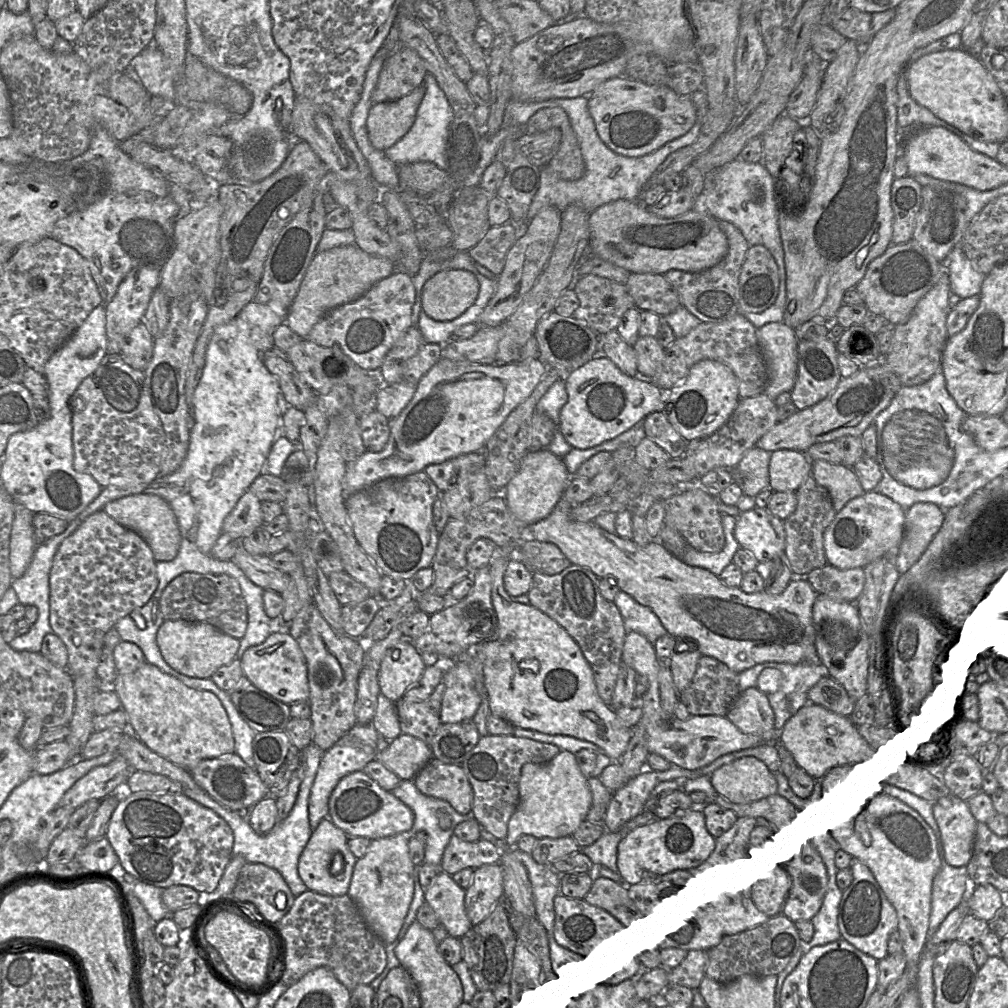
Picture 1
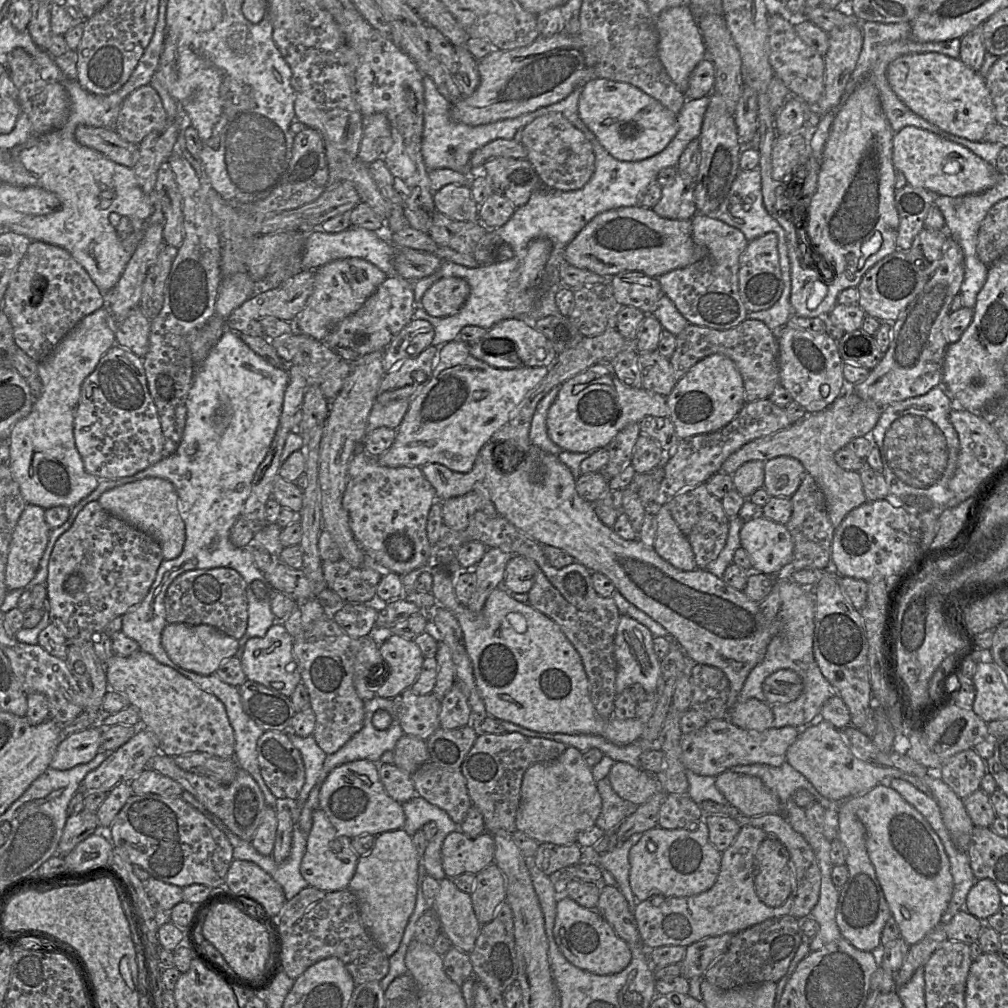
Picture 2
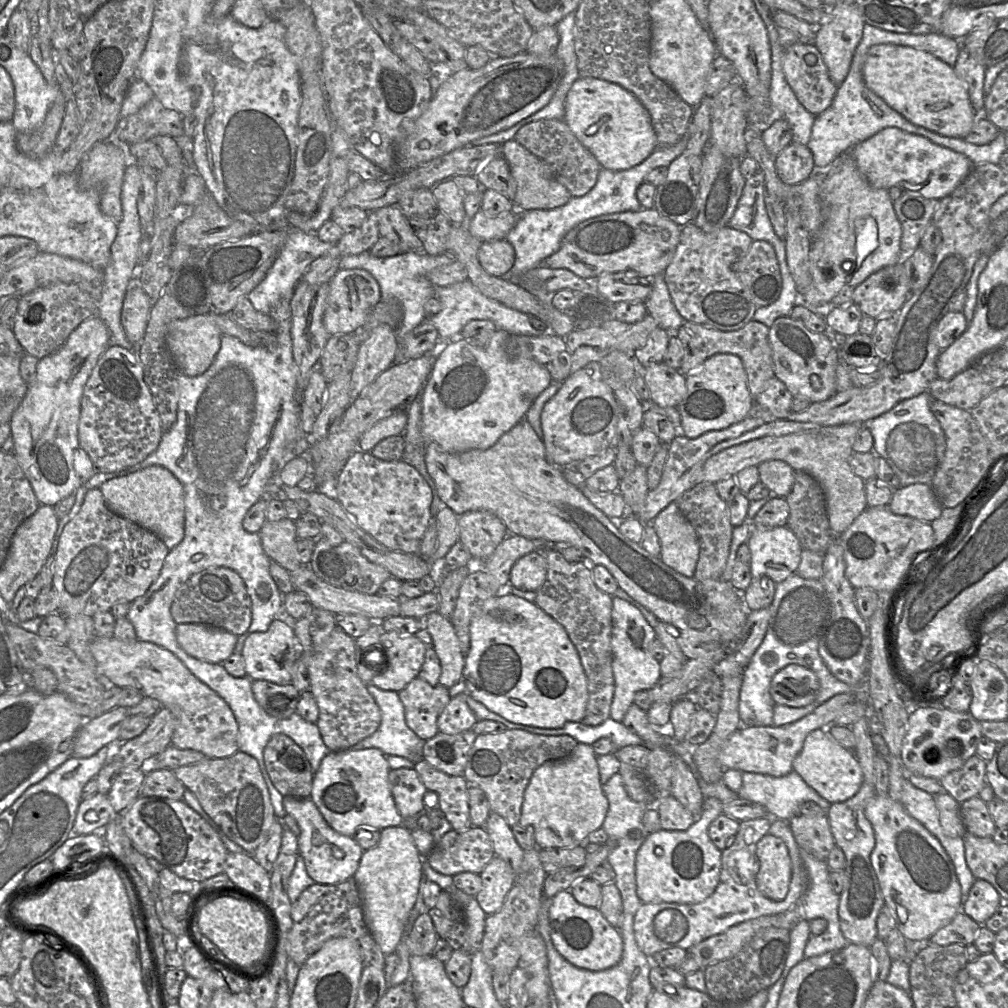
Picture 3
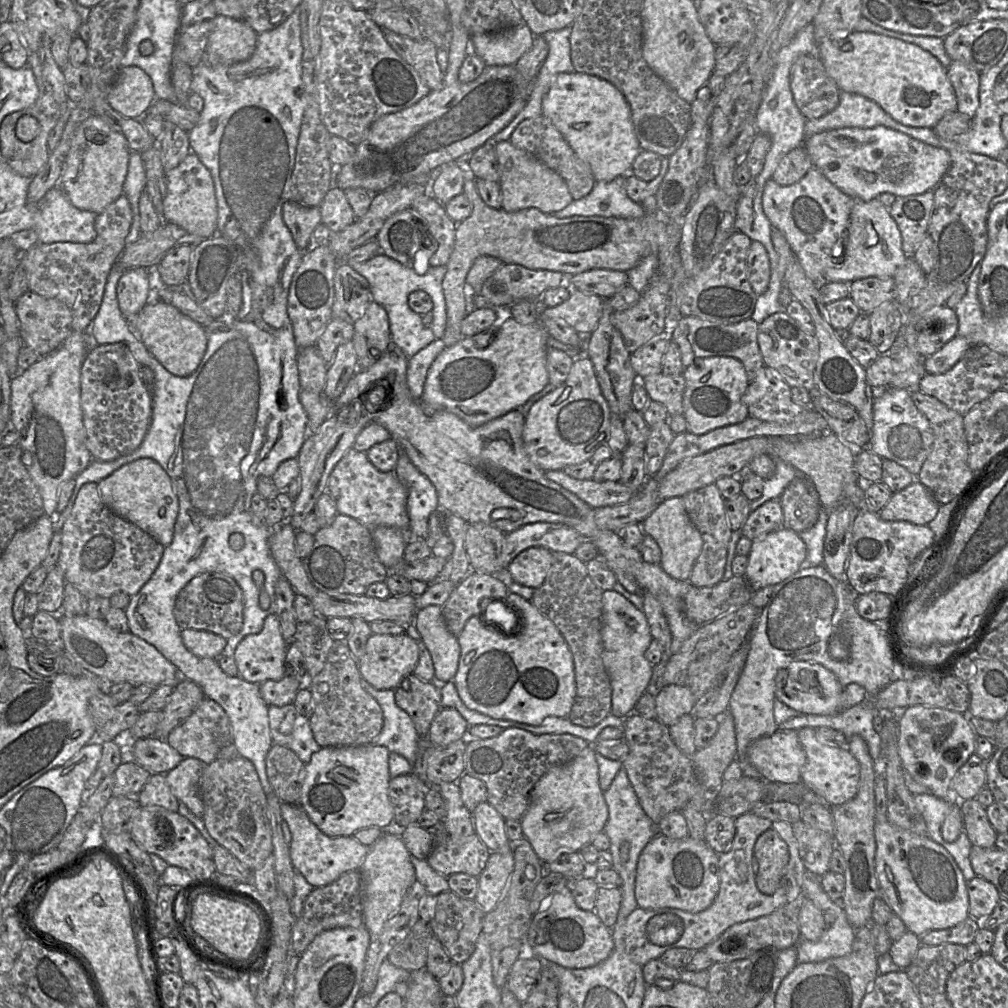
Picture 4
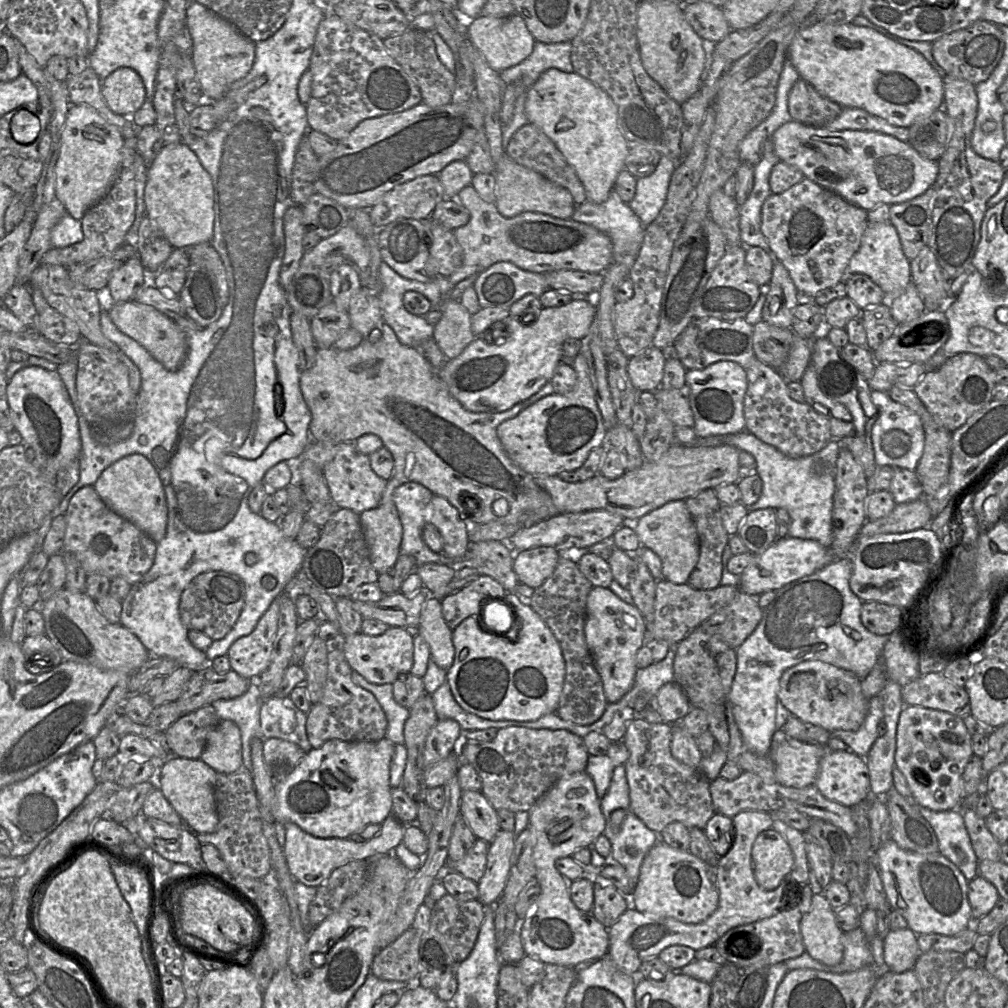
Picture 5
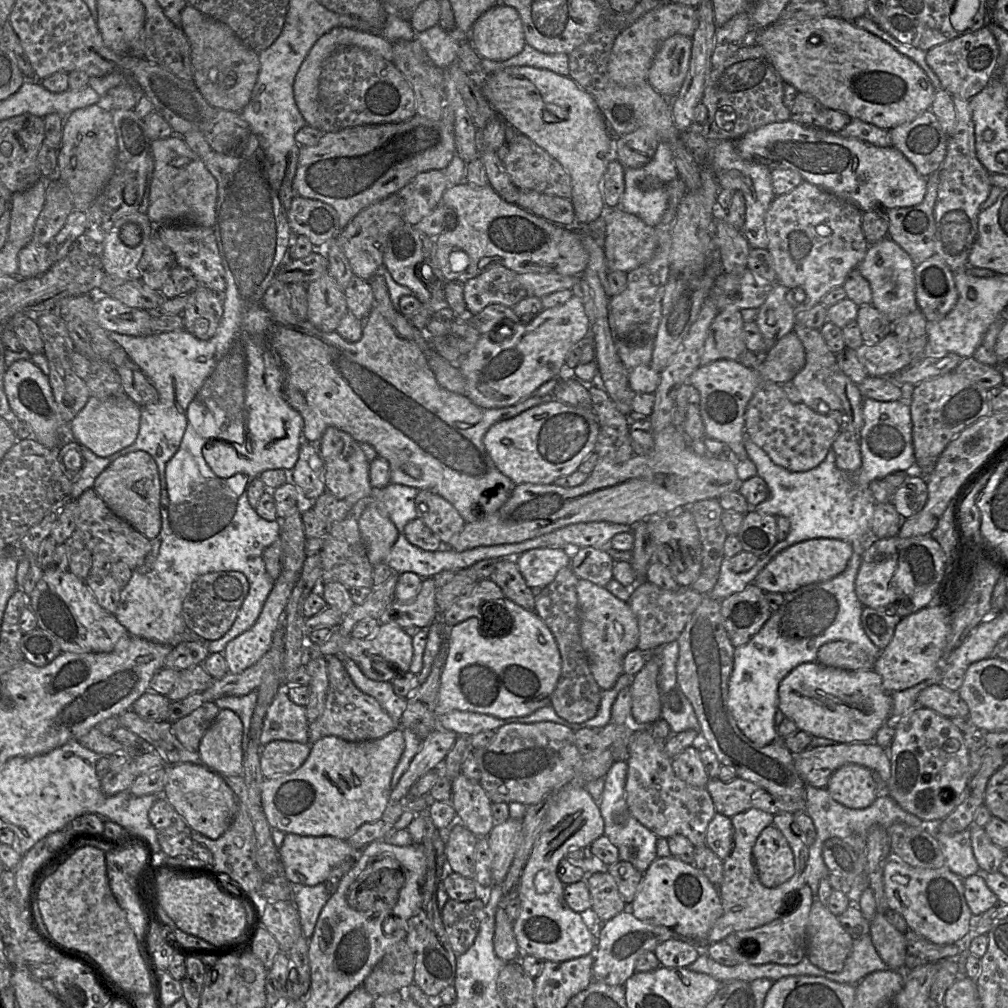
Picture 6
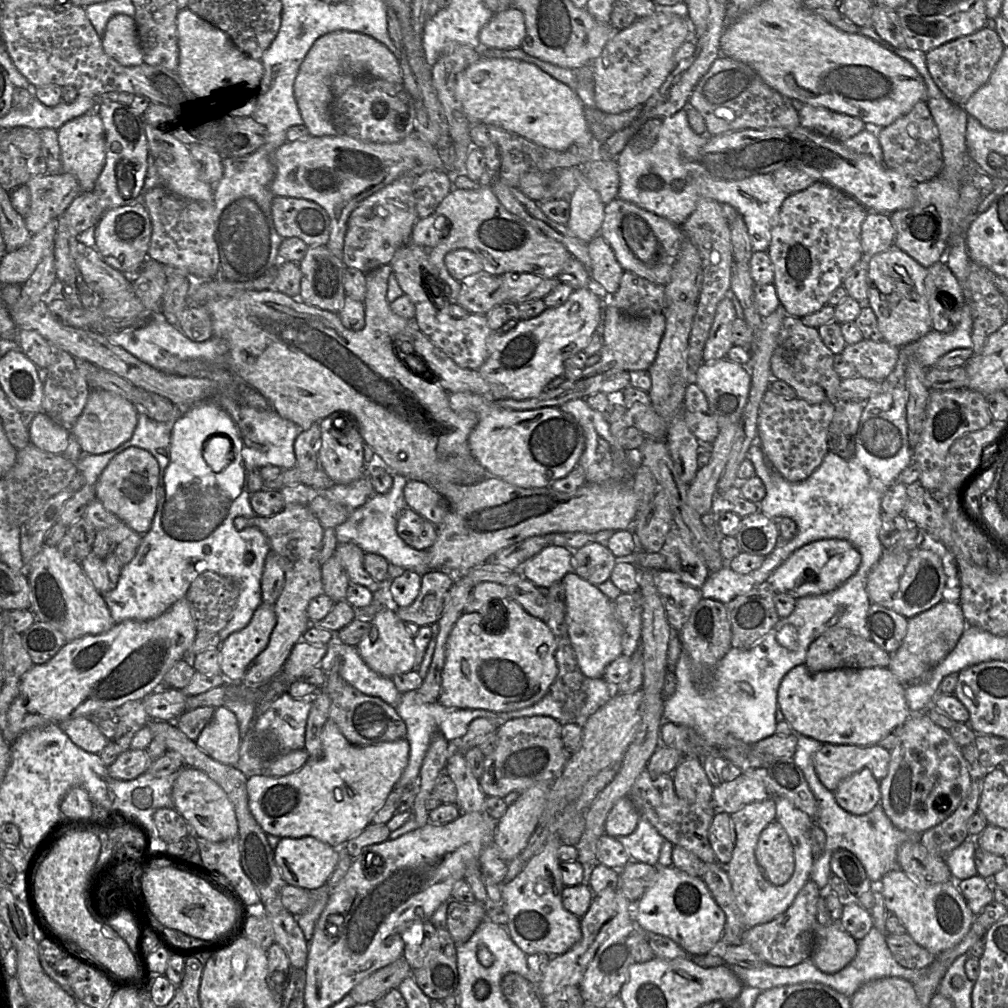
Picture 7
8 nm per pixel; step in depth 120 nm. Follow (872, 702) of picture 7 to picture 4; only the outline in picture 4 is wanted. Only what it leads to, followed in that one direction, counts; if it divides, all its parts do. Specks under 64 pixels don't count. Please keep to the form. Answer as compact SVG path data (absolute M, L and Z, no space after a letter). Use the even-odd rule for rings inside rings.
M794 661L781 668L775 677L775 696L801 714L832 715L842 710L840 698L844 687L823 665L811 661Z

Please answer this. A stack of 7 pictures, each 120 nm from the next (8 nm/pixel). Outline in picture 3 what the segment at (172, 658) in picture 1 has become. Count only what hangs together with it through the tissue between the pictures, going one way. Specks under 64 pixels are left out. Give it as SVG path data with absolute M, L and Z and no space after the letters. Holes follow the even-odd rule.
M178 624L175 632L178 644L188 655L214 664L231 656L237 642L236 635L202 624Z

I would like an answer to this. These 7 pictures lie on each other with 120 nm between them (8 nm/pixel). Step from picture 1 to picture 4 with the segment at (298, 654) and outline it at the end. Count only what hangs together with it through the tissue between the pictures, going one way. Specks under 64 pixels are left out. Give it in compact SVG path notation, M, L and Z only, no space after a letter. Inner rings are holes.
M276 614L268 615L262 630L247 635L236 647L233 658L239 676L255 684L282 679L286 675L284 662L288 644L283 639Z

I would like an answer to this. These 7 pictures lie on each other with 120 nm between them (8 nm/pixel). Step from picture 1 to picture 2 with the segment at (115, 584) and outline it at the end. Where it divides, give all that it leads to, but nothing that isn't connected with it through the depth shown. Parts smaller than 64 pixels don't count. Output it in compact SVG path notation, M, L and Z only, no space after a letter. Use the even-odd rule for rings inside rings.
M98 500L89 502L87 505L85 505L85 507L77 515L71 527L56 541L48 564L46 587L49 600L49 620L50 623L59 628L59 630L66 638L67 653L69 645L83 644L87 641L92 641L92 635L94 633L104 631L110 621L118 616L123 616L132 606L137 606L140 604L147 596L155 580L159 565L163 559L162 549L159 543L151 536L104 510L99 504Z

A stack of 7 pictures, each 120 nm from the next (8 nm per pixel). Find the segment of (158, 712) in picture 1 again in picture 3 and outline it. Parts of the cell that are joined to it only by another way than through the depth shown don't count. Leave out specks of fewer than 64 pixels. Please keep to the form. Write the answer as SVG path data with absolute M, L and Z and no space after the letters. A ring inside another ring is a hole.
M95 637L91 645L99 675L108 684L134 688L144 697L157 699L172 711L177 726L171 745L194 750L208 759L232 756L238 751L238 725L227 703L206 684L197 679L170 651L151 642L124 642L115 637Z

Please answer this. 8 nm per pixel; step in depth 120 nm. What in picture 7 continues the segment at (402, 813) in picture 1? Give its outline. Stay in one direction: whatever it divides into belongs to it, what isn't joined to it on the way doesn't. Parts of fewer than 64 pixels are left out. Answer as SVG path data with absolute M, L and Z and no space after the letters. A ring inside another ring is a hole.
M330 719L321 733L322 756L310 758L298 771L282 777L255 775L248 778L249 809L267 834L279 838L314 837L334 848L340 848L354 835L372 823L374 815L383 806L409 762L410 745L407 738L377 745L356 746L341 733Z

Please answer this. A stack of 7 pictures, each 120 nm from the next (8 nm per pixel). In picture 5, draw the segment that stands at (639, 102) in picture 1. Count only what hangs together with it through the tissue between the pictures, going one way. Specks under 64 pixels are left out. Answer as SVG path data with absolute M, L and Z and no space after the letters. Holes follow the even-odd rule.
M551 68L543 72L527 89L525 114L528 122L540 128L575 169L584 186L587 200L596 204L605 202L618 174L625 168L625 159L630 146L619 126L617 107L611 97L596 84L575 72L565 73Z

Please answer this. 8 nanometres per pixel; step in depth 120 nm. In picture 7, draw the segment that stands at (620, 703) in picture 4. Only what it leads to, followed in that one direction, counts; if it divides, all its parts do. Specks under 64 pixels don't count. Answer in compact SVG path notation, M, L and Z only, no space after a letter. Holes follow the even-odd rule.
M570 571L562 579L565 589L565 620L578 665L588 678L602 678L606 667L622 655L623 626L617 618L612 600L597 585Z

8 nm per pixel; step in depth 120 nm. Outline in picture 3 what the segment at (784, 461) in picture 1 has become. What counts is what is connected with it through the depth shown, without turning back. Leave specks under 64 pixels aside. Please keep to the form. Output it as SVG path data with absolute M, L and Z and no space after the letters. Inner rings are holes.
M768 460L758 466L760 481L769 489L771 496L785 498L794 483L795 470L782 460Z

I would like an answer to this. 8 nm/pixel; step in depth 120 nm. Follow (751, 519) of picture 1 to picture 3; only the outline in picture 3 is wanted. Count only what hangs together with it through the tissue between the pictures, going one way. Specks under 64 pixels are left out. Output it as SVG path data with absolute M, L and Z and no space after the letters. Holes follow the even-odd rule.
M787 525L752 528L746 543L751 551L753 578L767 576L777 584L797 572L803 548Z

